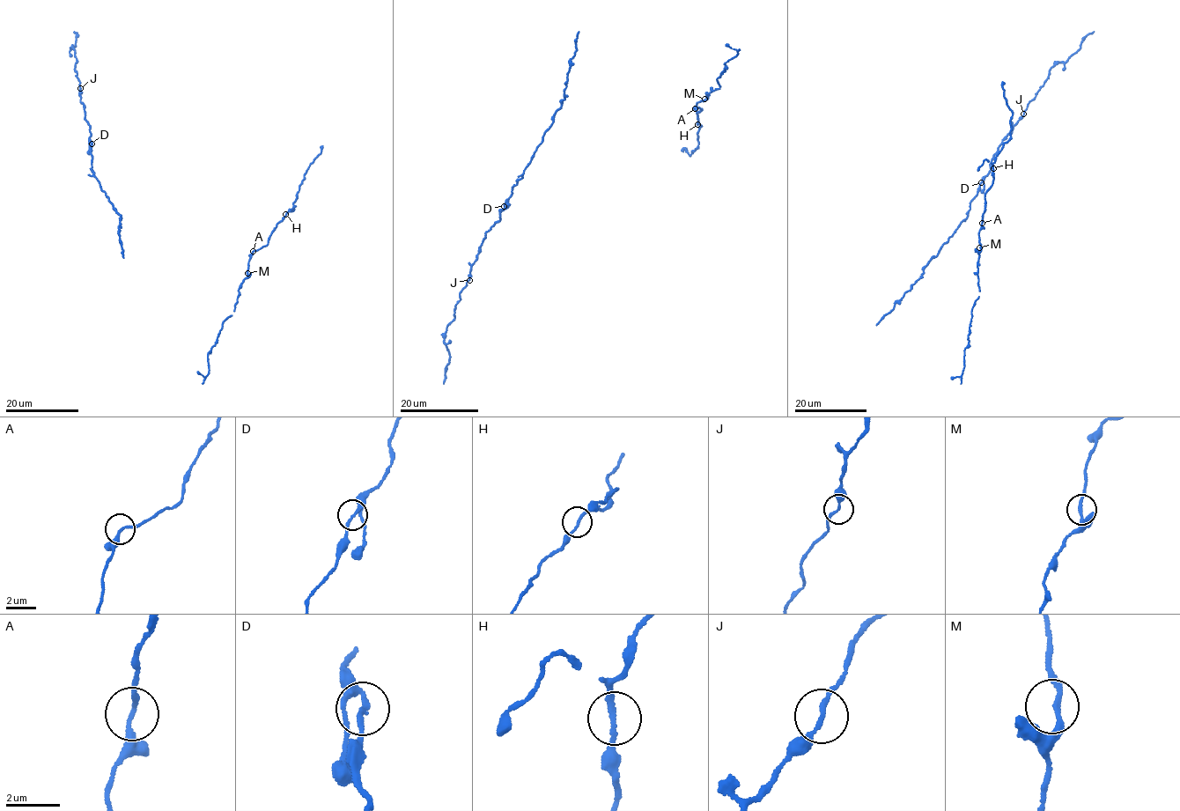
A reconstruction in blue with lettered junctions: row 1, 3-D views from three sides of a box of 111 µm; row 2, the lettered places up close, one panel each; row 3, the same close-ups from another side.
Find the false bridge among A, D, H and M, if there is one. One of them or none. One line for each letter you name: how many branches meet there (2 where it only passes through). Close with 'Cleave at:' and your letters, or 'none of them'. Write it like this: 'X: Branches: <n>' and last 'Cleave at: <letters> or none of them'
Cleave at: none of them

